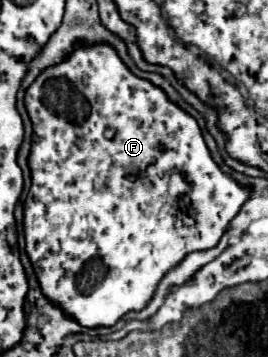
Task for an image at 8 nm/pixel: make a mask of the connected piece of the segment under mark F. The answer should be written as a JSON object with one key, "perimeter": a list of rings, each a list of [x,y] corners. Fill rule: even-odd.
{"perimeter":[[[95,44],[93,48],[77,46],[73,56],[69,56],[69,60],[65,60],[65,64],[57,64],[57,68],[47,68],[27,88],[25,106],[29,112],[29,118],[33,118],[33,144],[31,144],[29,166],[31,166],[33,176],[35,176],[31,192],[25,200],[25,220],[23,220],[25,242],[27,242],[25,250],[27,250],[29,260],[35,264],[35,274],[37,274],[39,286],[45,292],[45,296],[49,296],[49,300],[53,300],[55,304],[61,304],[61,308],[65,308],[65,312],[69,316],[73,316],[81,326],[87,326],[87,328],[113,326],[123,314],[145,308],[147,302],[151,300],[159,280],[173,266],[177,266],[185,258],[185,254],[215,246],[219,236],[227,228],[227,224],[237,216],[237,212],[241,210],[241,206],[249,198],[249,190],[241,188],[237,182],[233,182],[215,164],[215,160],[211,158],[211,154],[205,146],[205,140],[203,140],[203,134],[199,130],[197,120],[191,118],[189,114],[185,114],[175,104],[171,104],[161,88],[131,74],[131,70],[121,62],[117,52],[113,48],[109,48],[107,44]],[[109,128],[115,130],[113,138],[103,136],[105,130],[109,130]],[[155,250],[161,250],[161,260],[155,260]],[[145,264],[151,264],[149,272],[147,272]]]}

